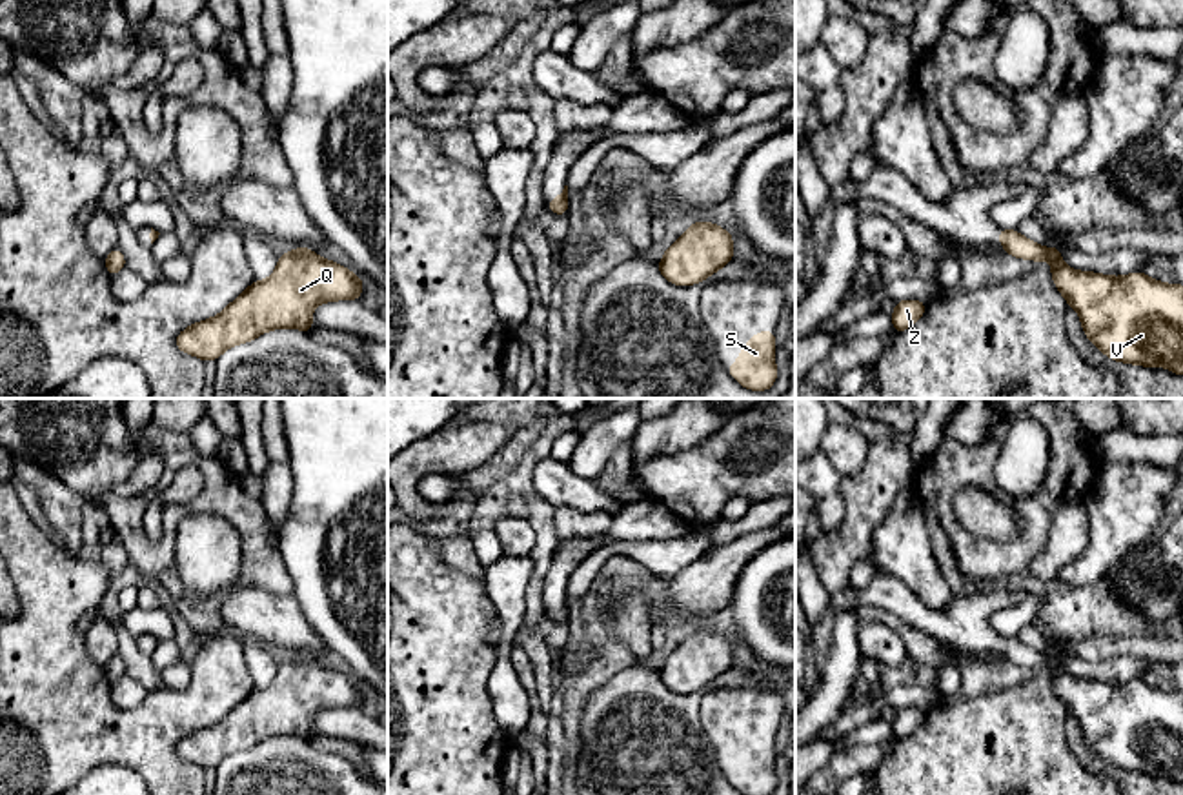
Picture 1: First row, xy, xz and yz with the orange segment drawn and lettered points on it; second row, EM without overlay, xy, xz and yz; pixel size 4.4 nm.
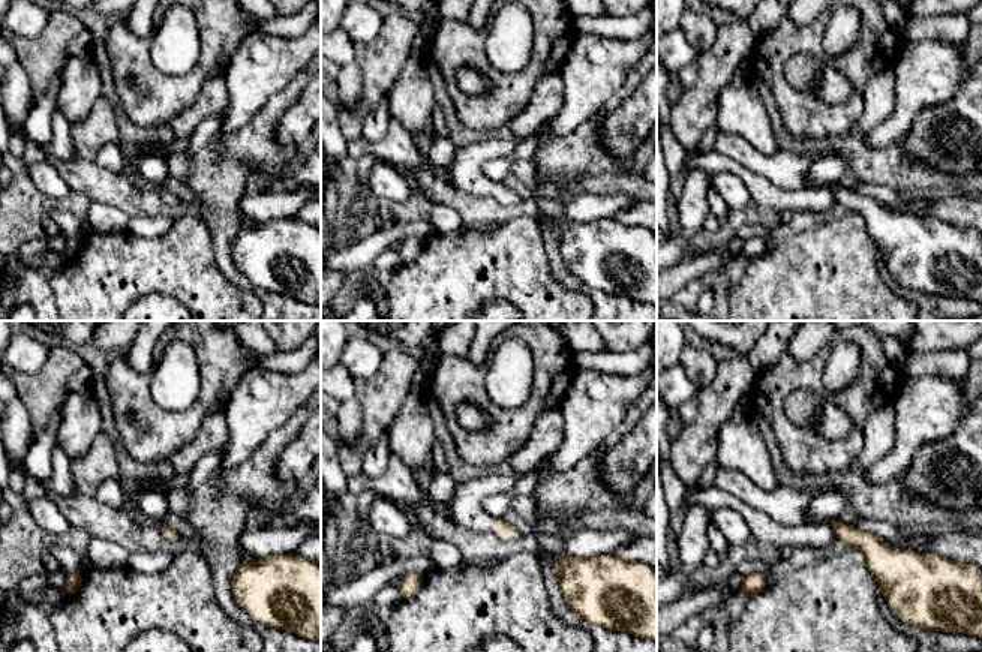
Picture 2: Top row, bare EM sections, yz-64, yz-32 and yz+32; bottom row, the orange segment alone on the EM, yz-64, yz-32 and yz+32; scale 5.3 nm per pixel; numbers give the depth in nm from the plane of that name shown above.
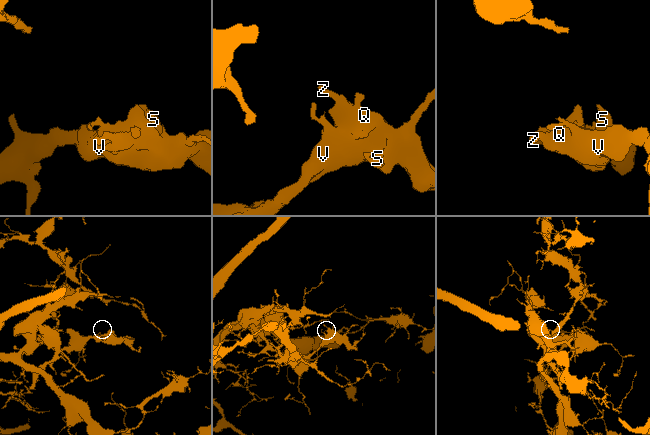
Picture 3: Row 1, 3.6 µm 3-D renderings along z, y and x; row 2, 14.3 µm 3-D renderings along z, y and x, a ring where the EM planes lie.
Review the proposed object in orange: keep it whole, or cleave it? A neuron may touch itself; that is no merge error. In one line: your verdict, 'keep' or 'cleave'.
keep

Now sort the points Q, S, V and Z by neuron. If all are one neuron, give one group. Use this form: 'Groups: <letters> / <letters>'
Groups: Q S V Z

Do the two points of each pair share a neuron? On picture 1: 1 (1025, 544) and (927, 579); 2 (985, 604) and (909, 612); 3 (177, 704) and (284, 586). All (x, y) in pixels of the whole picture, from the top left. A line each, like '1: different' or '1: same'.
1: different
2: same
3: different

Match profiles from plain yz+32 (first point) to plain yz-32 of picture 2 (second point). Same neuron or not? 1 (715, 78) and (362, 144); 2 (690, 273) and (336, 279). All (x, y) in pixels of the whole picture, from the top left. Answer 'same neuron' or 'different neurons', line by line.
1: different neurons
2: same neuron

